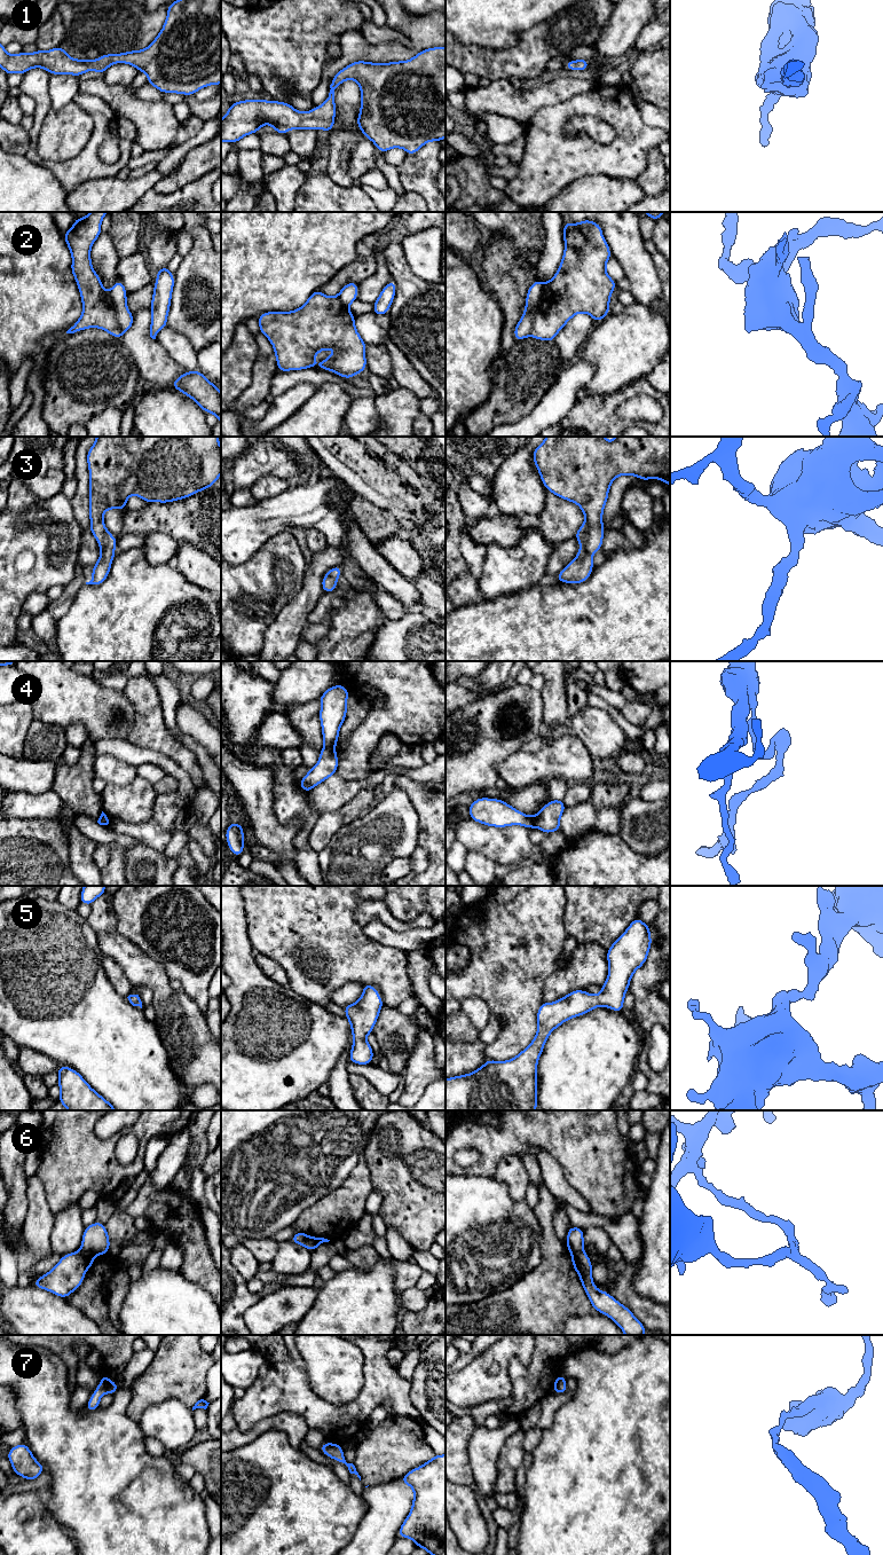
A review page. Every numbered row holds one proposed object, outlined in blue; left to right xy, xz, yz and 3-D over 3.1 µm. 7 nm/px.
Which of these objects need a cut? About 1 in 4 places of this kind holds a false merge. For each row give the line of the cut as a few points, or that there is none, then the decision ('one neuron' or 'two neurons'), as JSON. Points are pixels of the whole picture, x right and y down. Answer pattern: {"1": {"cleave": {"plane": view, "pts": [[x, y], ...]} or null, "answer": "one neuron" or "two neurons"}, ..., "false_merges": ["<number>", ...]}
{"1": {"cleave": null, "answer": "one neuron"}, "2": {"cleave": {"plane": "yz", "pts": [[543, 283], [530, 335]]}, "answer": "two neurons"}, "3": {"cleave": null, "answer": "one neuron"}, "4": {"cleave": {"plane": "xz", "pts": [[325, 746], [333, 748]]}, "answer": "two neurons"}, "5": {"cleave": null, "answer": "one neuron"}, "6": {"cleave": {"plane": "xy", "pts": [[80, 1249], [93, 1257]]}, "answer": "two neurons"}, "7": {"cleave": null, "answer": "one neuron"}, "false_merges": ["2", "4", "6"]}

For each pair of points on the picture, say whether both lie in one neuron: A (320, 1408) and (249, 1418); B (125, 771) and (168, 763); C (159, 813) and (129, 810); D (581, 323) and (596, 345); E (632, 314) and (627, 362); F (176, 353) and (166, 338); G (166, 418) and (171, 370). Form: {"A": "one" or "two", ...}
{"A": "one", "B": "two", "C": "two", "D": "two", "E": "one", "F": "one", "G": "two"}

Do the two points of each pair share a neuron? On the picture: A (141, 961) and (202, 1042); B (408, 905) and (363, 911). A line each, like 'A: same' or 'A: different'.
A: same
B: different

